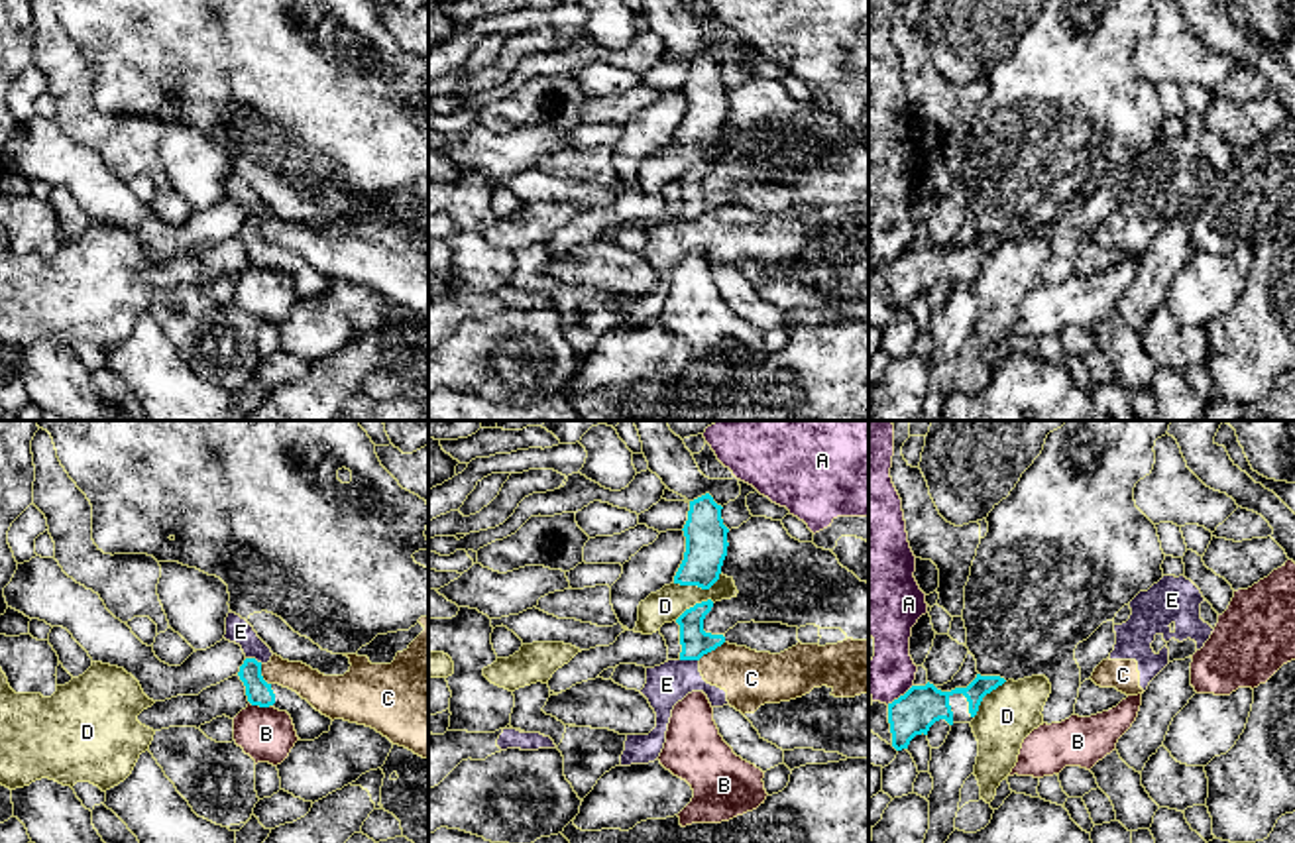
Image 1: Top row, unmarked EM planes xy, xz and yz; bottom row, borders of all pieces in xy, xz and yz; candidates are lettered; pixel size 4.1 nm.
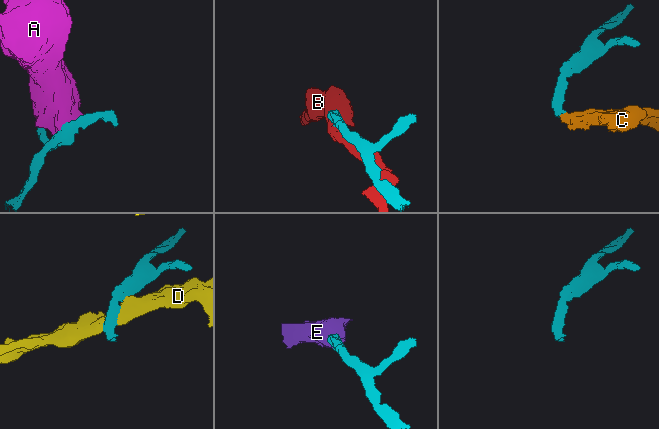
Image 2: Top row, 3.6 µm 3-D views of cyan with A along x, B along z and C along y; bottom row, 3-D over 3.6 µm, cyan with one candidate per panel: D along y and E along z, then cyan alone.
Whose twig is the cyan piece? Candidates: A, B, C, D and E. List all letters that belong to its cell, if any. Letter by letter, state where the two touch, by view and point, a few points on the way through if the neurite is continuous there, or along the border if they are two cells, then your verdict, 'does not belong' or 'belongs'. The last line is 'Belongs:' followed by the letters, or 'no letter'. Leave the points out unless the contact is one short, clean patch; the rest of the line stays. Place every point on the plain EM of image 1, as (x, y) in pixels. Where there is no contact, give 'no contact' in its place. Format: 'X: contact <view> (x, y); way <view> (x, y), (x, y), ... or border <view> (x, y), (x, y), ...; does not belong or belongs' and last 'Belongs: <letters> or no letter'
A: contact yz (900, 256); does not belong
B: contact xy (260, 266); border xy (250, 262), (268, 268); does not belong
C: contact xz (710, 211); border xz (724, 201), (698, 219); does not belong
D: contact xz (698, 146); does not belong
E: contact xz (690, 219); border xz (680, 219), (698, 221); does not belong
Belongs: no letter

